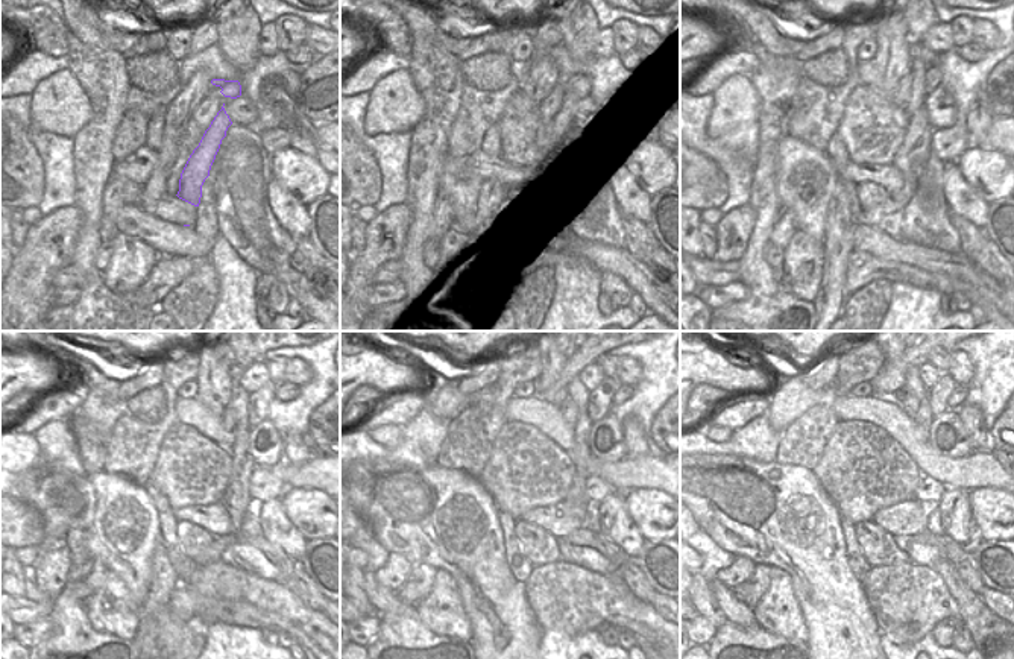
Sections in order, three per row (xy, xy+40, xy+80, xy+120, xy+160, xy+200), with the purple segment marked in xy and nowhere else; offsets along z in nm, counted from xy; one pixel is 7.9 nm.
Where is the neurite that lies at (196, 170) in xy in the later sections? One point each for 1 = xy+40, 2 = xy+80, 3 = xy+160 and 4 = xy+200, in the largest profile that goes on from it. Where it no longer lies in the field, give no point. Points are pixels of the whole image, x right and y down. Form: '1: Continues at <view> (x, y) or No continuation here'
1: Continues at xy+40 (577, 87)
2: Continues at xy+80 (922, 58)
3: Continues at xy+160 (577, 392)
4: Continues at xy+200 (914, 384).

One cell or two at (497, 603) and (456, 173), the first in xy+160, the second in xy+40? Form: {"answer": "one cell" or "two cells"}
{"answer": "one cell"}

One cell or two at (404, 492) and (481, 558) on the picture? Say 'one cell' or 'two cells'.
one cell

